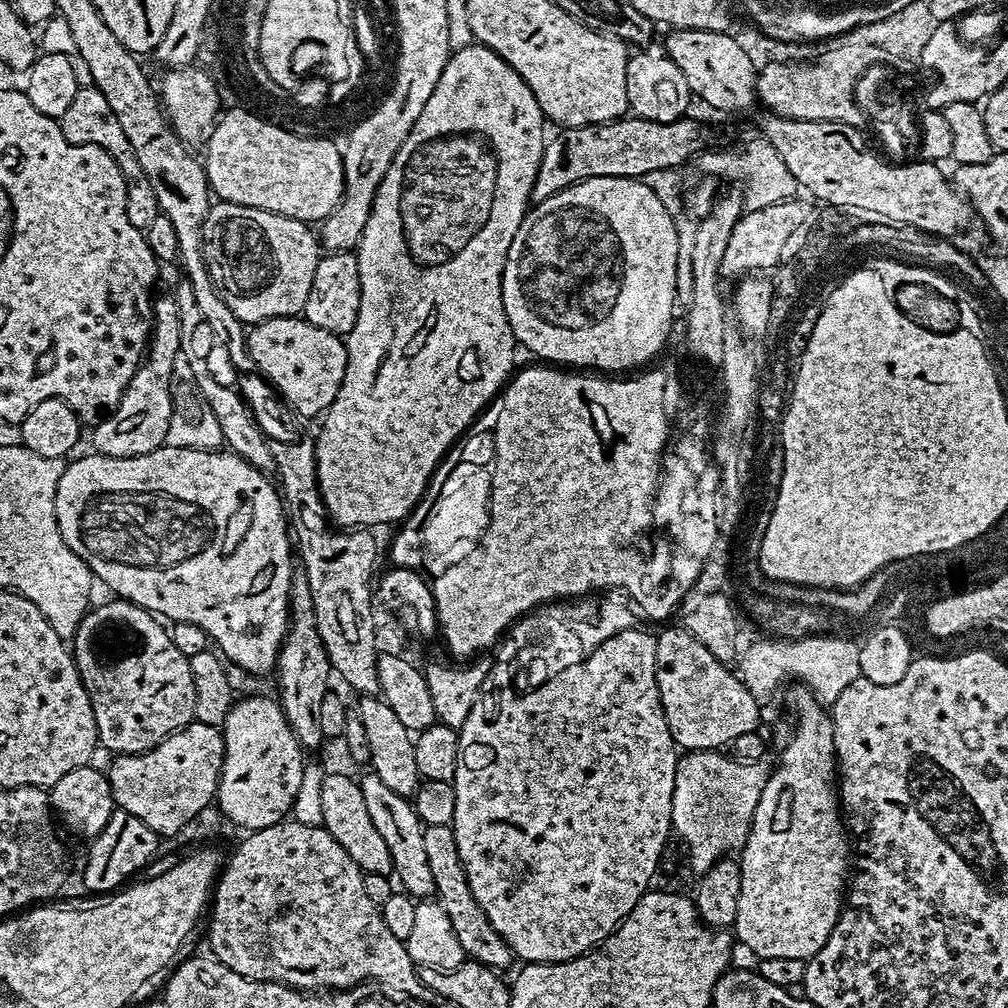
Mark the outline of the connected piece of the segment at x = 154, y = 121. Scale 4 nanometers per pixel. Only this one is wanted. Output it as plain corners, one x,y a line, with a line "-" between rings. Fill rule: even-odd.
157,110
150,114
144,114
143,112
136,115
123,116
124,125
122,130
126,131
132,149
135,150
135,157
138,158
139,165
143,168
143,173
146,174
146,178
150,180
150,186
154,189
154,194
158,197
158,204
160,206
161,213
170,218
170,222
174,225
176,235
178,235
179,242
179,261
184,266
184,276
194,291
196,303
200,309
200,314
204,321
208,322
208,326
212,328
215,345
221,350
224,349
228,354
231,362
242,372
250,372
250,374
256,372
256,363
252,356
248,354
246,330
240,320
234,317
234,312
226,306
221,296
217,294
215,286
213,286
213,280
209,276
209,272
206,270
204,262
204,253
201,250
201,224
205,220
206,214
209,212
212,205
212,191
208,187
208,175
203,163
200,163
187,152
189,149
185,144
185,141
180,140
176,133
172,131
167,123
167,119
163,111

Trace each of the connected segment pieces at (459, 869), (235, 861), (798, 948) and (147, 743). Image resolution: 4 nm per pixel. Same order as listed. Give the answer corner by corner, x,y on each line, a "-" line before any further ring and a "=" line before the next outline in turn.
451,824
430,825
425,827
426,858
430,862
430,874
434,874
435,895
439,903
444,905
446,914
450,918
450,926
454,926
454,934
458,934
458,942
462,942
465,957
477,960
497,970
505,970
514,963
510,946
490,926
490,918
478,906
472,896
470,882
466,878
466,870
462,866
462,858
458,854
458,842
454,838
=
281,822
274,826
266,826
257,832
248,832
245,837
245,840
233,850
232,857
229,860
227,857
223,861
218,879
214,884
214,891
210,896
210,915
207,917
207,920
209,919
208,944
212,947
209,948
211,955
215,956
218,962
230,966
230,970
234,970
237,974
242,974
251,980
278,982
279,984
288,984
292,988
339,990
341,988
352,988
356,984
371,982
377,986
383,986
389,993
399,994
401,997
413,996
416,1000
429,1001
433,999
432,991
420,980
418,965
410,958
407,943
394,938
394,934
390,934
386,922
382,922
379,907
374,902
370,902
370,898
366,895
364,873
354,862
354,858
350,858
350,854
346,854
346,850
342,850
342,846
338,846
336,839
324,827
315,828
295,822
=
792,686
787,689
784,700
790,711
796,715
796,728
791,729
788,745
782,749
784,756
780,765
769,775
766,786
762,790
762,798
758,798
758,806
754,810
752,829
748,831
748,841
744,843
739,853
740,873
742,874
742,890
738,894
738,918
734,925
734,936
737,941
746,943
760,960
770,958
800,959
807,961
830,938
834,926
840,917
840,909
846,899
846,881
850,876
850,836
846,831
846,820
842,815
842,805
838,791
838,765
836,762
836,747
834,746
834,726
829,709
816,699
816,695
803,686
=
112,598
109,604
100,604
97,608
96,605
89,607
88,613
80,619
70,648
76,668
87,685
88,695
98,701
93,703
92,709
96,719
96,739
103,751
105,748
111,754
123,756
148,752
197,719
198,703
191,662
178,646
174,646
171,631
163,626
153,613
119,598

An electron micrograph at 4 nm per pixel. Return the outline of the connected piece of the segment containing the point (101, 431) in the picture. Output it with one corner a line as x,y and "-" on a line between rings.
172,294
157,295
152,306
152,334
150,347
143,363
134,374
128,388
120,396
116,411
105,417
91,429
92,444
97,453
114,458
145,456
164,444
166,430
174,407
172,367
181,351
179,312

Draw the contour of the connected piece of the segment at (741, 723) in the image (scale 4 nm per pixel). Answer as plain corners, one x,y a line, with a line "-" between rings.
683,627
668,628
656,636
656,681
660,701
670,734
681,749
720,750
742,734
750,734
761,727
757,697
753,696
739,675
728,668
731,667
725,661
714,658
714,654
710,654
710,650
706,650
706,646
702,646
702,642
698,642

